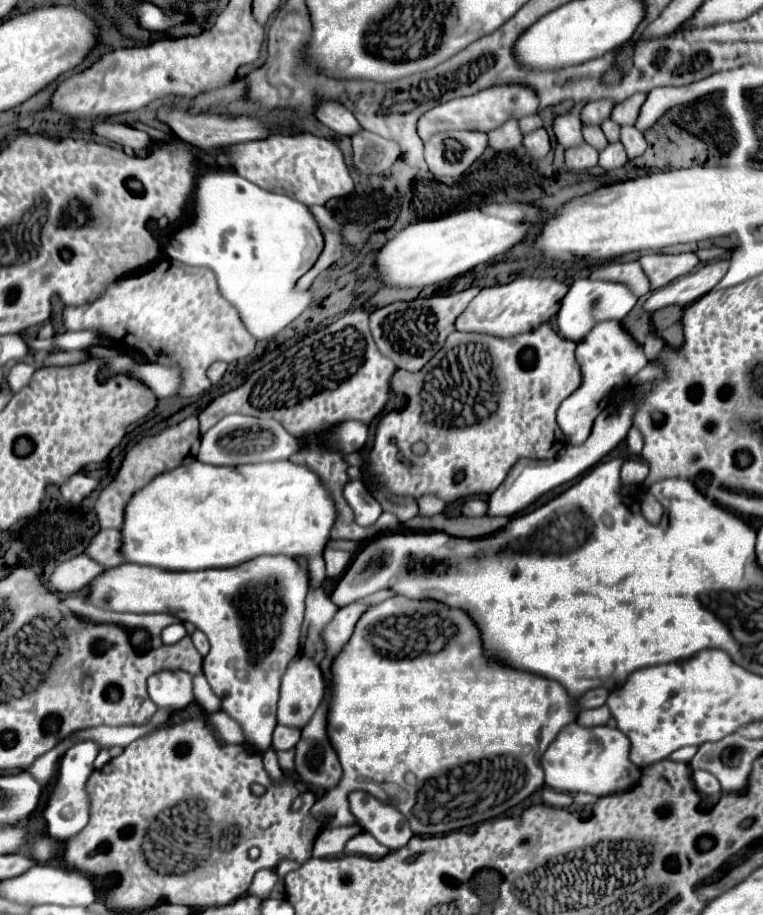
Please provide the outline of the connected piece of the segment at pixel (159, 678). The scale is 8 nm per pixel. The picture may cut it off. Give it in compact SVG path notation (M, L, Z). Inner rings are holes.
M157 673L149 677L149 697L159 707L183 709L193 701L193 677L189 673Z

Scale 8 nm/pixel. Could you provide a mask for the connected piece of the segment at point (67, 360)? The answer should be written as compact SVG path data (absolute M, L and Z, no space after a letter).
M63 351L63 353L51 353L45 365L77 365L87 359L89 359L87 351Z

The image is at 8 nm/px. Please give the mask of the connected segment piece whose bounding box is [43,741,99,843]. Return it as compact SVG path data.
M83 741L73 745L59 763L59 777L55 781L55 787L49 795L47 807L43 811L43 817L47 821L47 831L55 841L67 841L69 837L75 837L87 823L89 823L89 795L87 795L87 779L95 771L93 761L99 753L99 745L93 741Z

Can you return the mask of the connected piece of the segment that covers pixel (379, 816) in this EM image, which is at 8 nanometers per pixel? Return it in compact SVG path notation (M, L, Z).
M355 791L349 795L349 807L357 825L371 833L381 845L397 851L413 837L409 823L401 811L389 803L381 803L373 795Z

